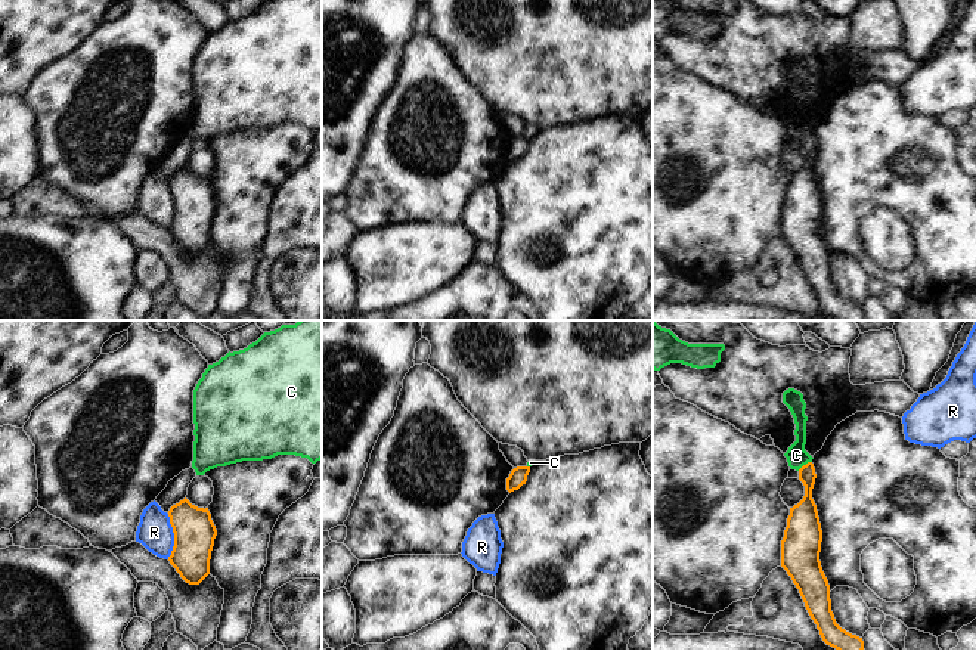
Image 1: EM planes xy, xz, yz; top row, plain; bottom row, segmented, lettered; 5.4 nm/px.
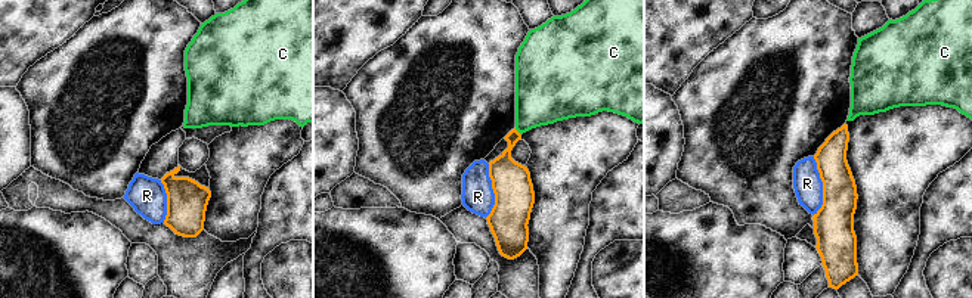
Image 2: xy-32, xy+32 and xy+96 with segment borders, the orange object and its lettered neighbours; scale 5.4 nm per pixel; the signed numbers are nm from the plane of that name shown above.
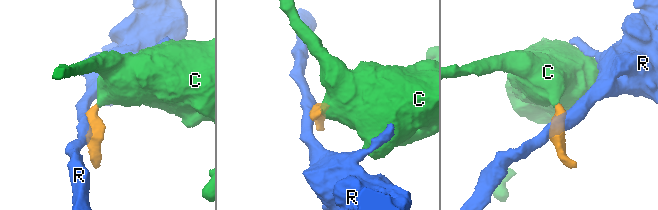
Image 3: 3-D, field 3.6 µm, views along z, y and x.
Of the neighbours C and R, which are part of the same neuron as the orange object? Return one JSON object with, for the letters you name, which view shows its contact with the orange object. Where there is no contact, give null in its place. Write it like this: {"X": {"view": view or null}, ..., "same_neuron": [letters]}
{"same_neuron": []}

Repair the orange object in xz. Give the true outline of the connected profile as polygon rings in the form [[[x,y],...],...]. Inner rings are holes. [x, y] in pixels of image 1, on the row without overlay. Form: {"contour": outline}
{"contour": [[[517,136],[511,140],[506,148],[506,159],[511,162],[518,159],[527,151],[527,145],[530,142],[530,136]]]}

